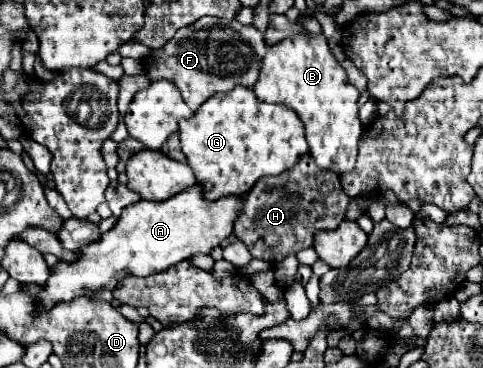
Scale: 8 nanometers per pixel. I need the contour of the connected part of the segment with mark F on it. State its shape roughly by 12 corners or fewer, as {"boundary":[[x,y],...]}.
{"boundary":[[203,16],[143,60],[197,110],[215,92],[253,86],[257,28]]}

